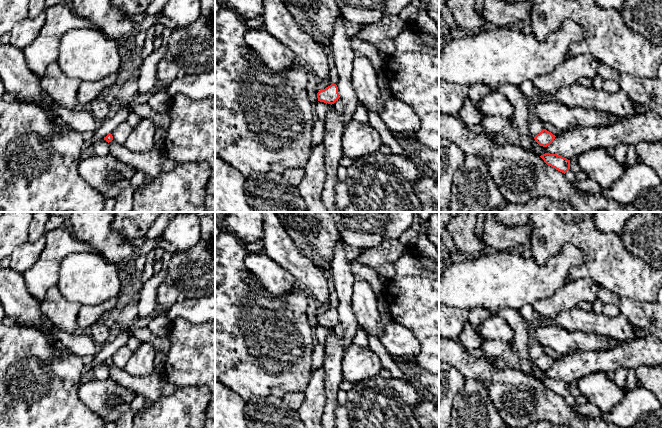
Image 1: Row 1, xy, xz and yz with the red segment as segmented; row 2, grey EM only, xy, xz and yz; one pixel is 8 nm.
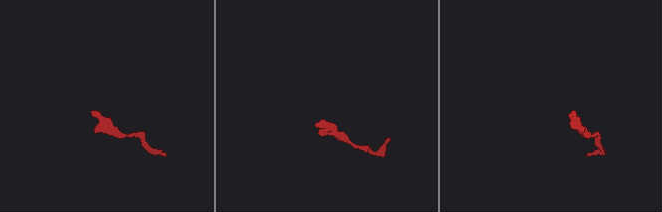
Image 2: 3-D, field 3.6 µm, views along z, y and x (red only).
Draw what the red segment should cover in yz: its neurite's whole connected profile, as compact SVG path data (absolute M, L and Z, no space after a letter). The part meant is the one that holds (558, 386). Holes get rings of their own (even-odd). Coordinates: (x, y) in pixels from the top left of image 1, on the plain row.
M545 377L541 379L540 381L544 384L544 386L547 389L555 392L556 394L564 398L570 393L570 384L560 379Z

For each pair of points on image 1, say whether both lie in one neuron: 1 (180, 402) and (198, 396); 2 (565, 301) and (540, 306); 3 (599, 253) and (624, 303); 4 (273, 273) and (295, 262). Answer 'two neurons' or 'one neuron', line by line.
1: one neuron
2: one neuron
3: two neurons
4: two neurons

